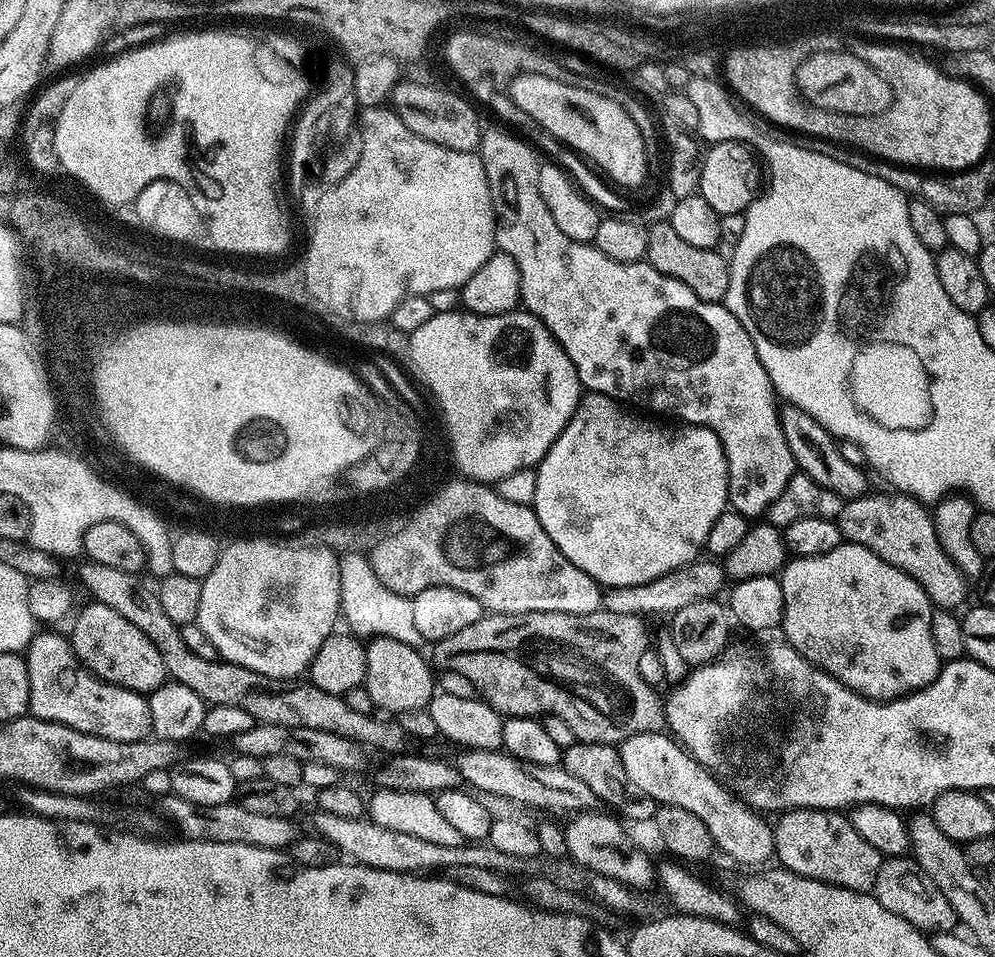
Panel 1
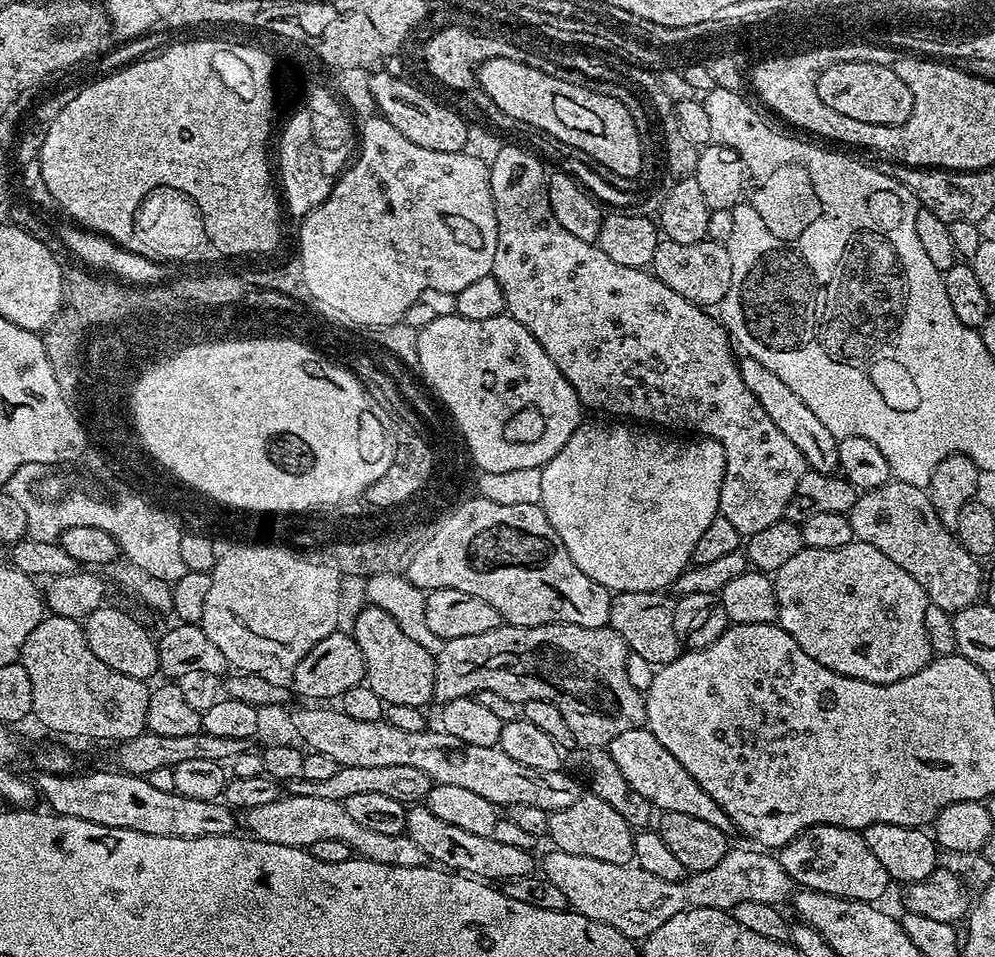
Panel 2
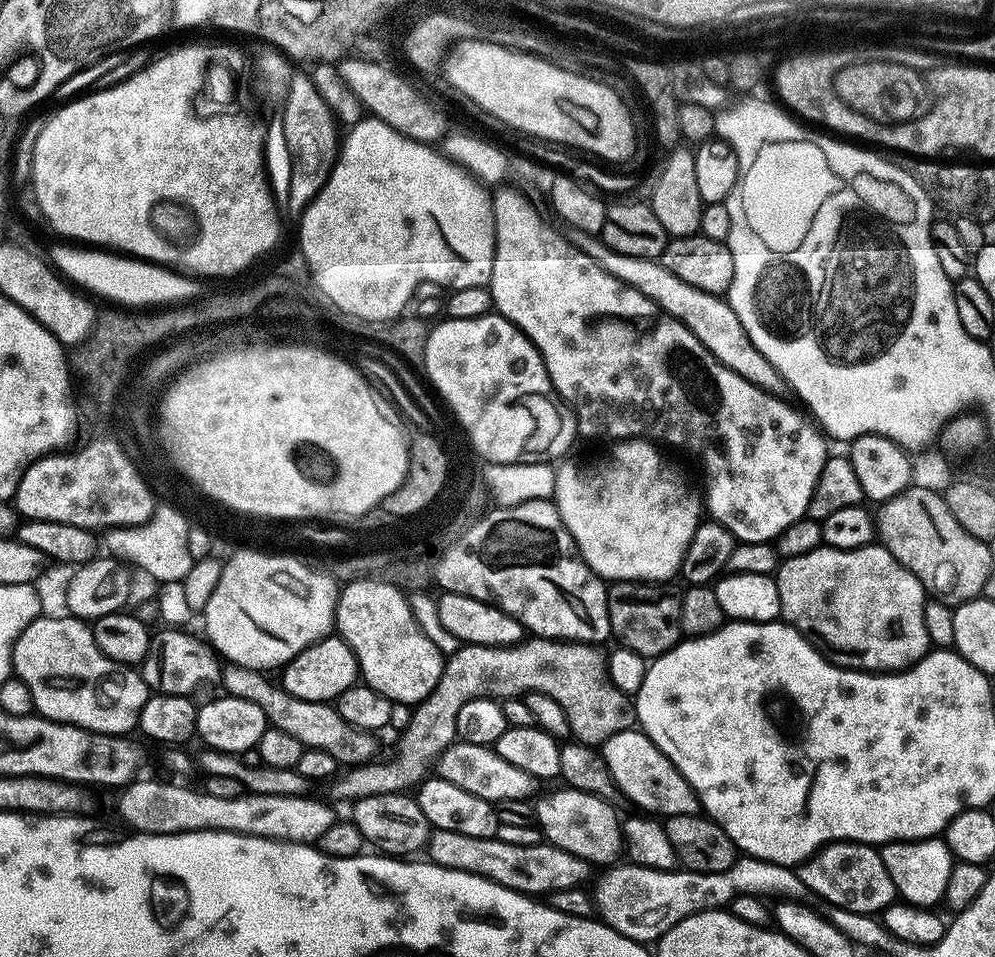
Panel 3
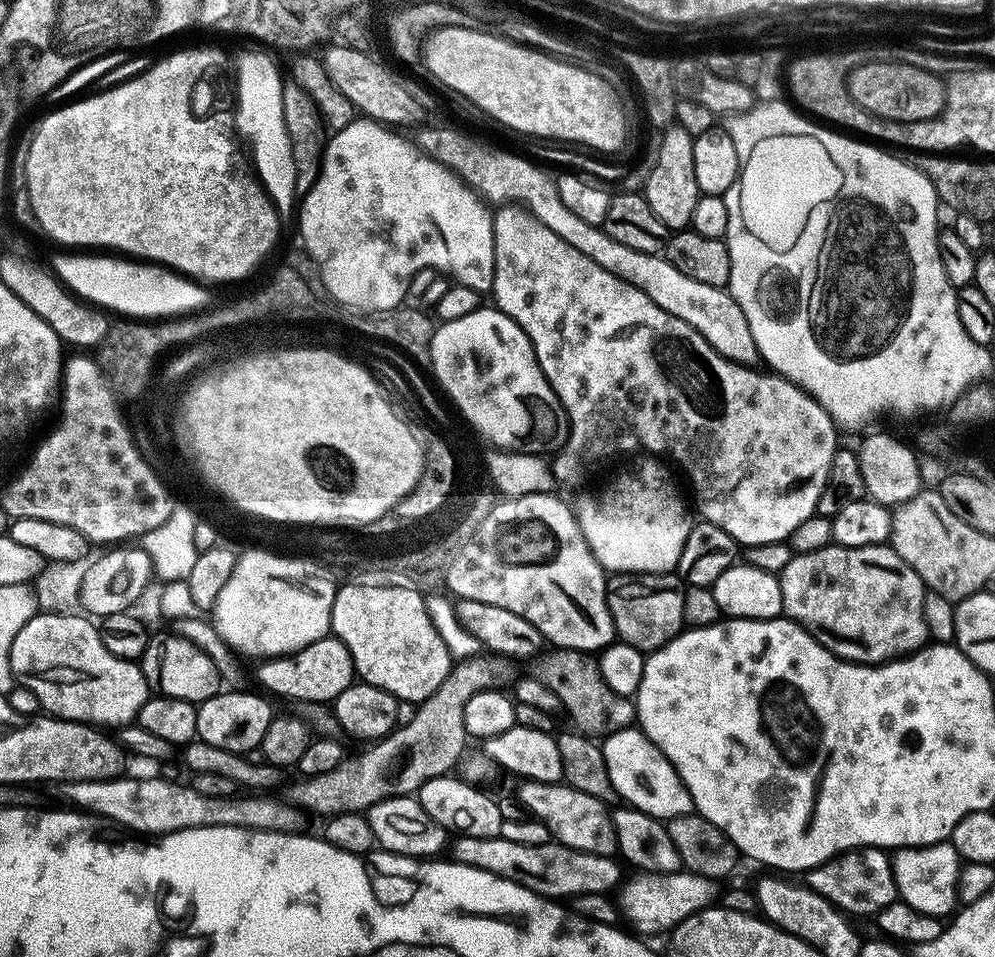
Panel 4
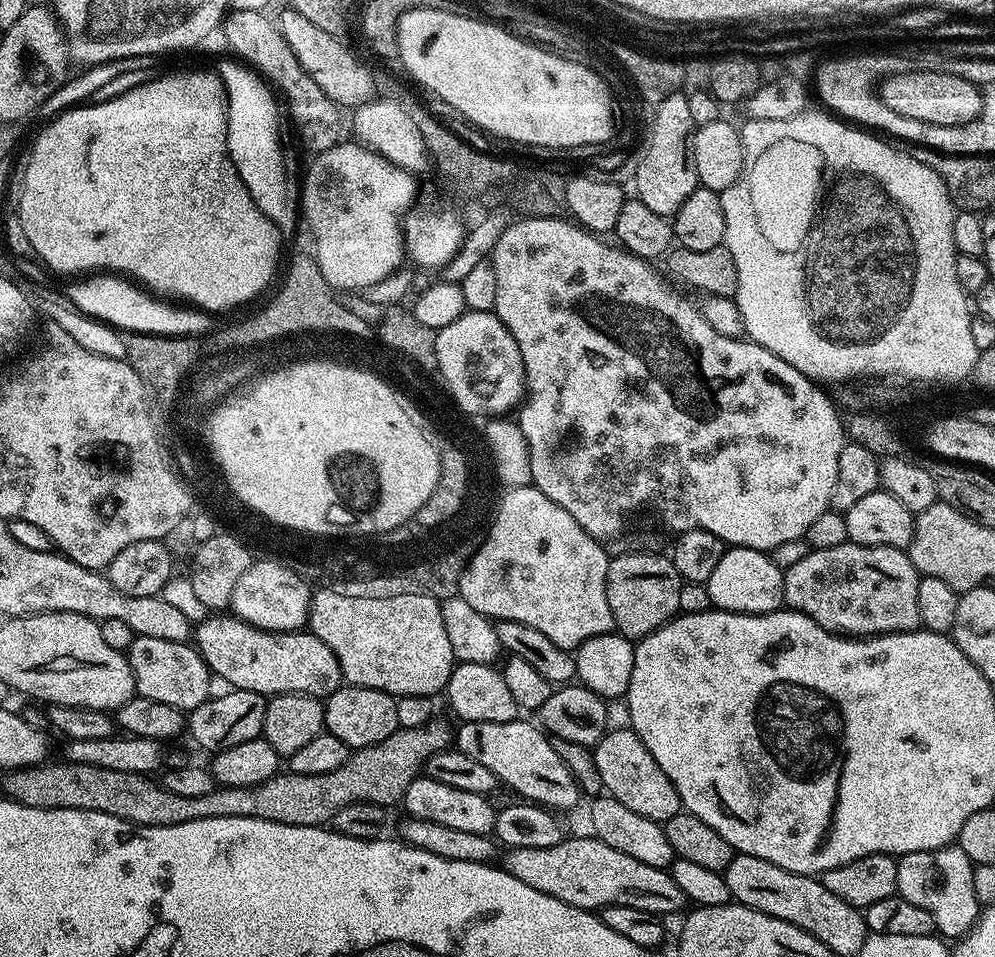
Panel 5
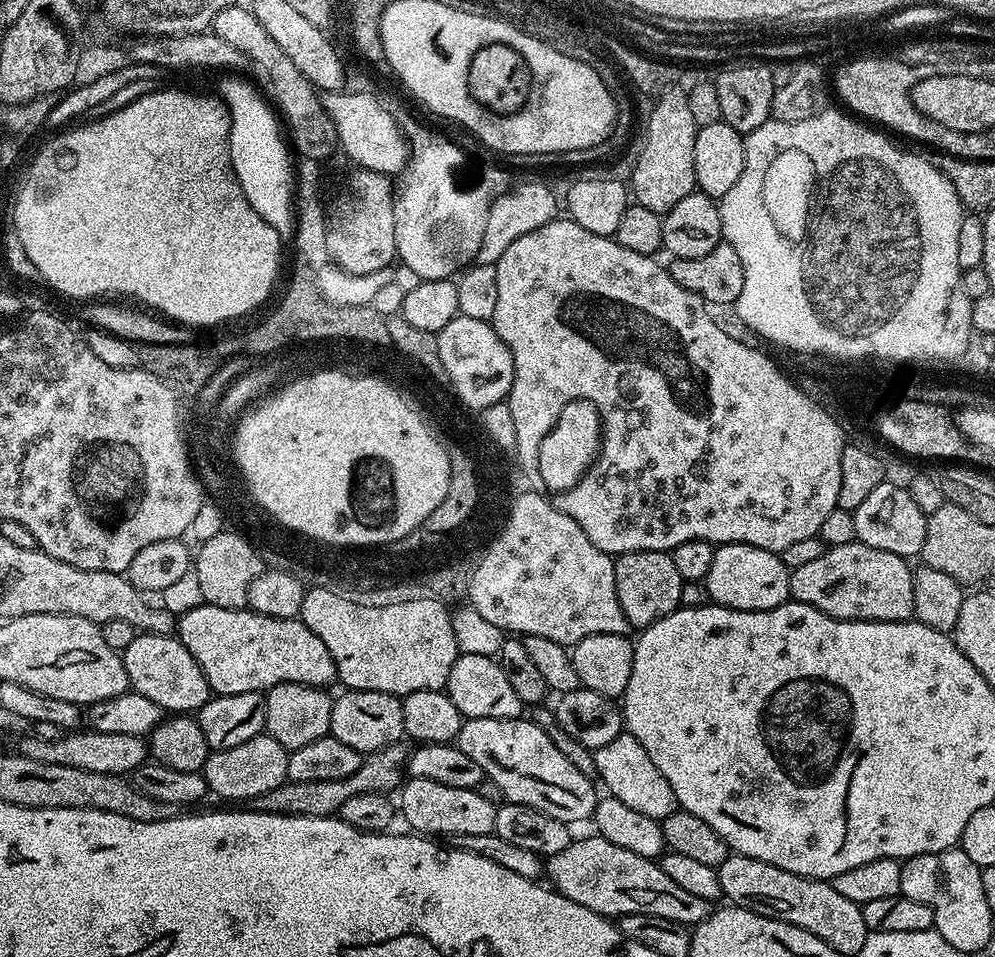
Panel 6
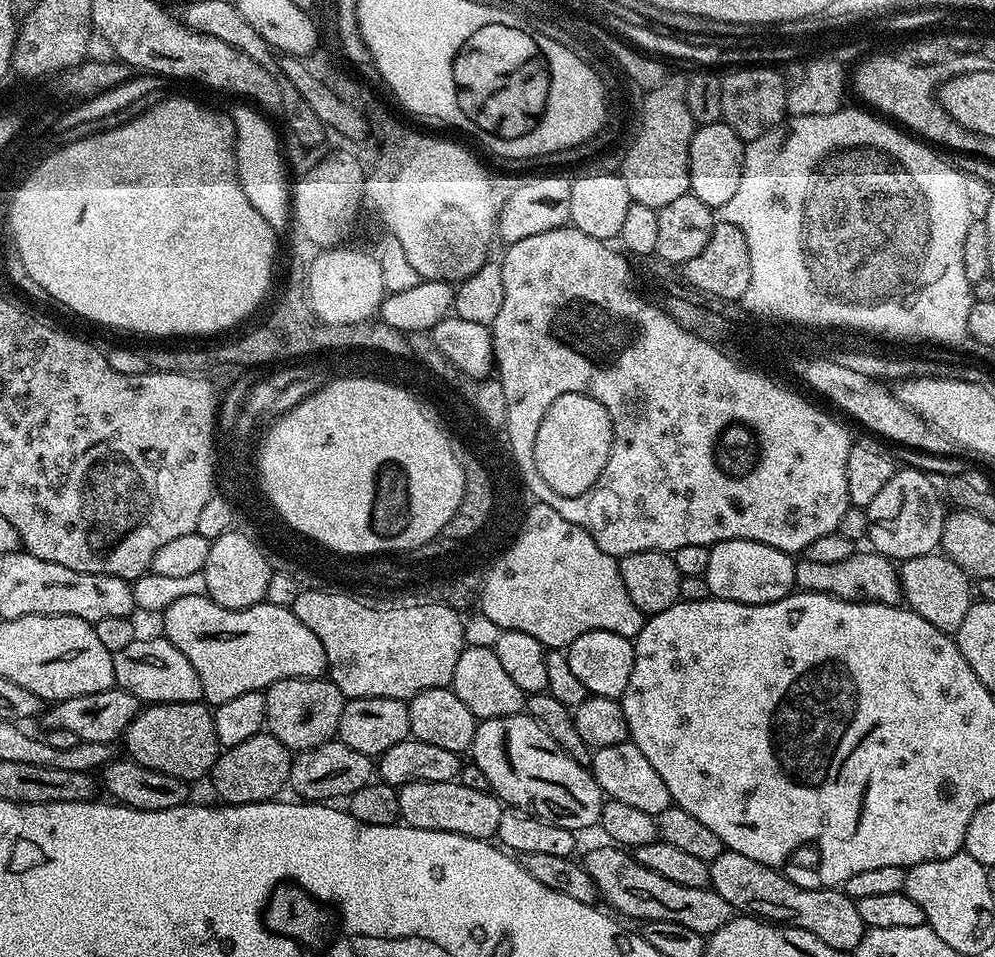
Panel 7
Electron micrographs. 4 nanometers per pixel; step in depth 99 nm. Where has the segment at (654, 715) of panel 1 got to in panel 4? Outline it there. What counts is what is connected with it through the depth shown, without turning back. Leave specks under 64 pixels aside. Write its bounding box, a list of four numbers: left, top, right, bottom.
[283,648,636,818]

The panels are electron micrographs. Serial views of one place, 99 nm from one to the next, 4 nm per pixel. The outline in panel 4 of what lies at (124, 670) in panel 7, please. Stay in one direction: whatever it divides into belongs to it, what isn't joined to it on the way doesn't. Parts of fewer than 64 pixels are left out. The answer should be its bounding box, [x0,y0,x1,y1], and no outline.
[138,630,222,706]

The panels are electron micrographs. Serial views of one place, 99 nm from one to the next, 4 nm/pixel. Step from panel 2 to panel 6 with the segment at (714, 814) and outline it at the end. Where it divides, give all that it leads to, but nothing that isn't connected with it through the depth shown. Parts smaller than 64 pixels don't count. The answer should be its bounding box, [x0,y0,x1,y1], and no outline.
[595,734,678,820]

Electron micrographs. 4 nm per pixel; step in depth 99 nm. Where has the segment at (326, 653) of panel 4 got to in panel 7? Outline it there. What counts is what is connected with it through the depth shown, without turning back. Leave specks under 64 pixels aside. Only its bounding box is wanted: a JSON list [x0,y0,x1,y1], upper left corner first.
[162,596,328,705]

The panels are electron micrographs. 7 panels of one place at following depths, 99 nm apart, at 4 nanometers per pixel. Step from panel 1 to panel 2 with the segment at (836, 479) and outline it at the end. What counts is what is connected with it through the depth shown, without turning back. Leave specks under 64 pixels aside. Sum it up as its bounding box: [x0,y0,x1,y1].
[739,356,840,473]

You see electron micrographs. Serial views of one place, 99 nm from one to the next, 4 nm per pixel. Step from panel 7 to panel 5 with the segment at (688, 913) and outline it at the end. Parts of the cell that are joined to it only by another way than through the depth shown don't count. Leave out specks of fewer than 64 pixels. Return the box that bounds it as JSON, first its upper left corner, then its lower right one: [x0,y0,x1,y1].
[502,834,686,914]

